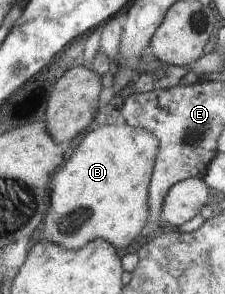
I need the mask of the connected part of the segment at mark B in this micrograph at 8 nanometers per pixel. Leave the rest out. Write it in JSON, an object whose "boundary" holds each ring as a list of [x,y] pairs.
{"boundary":[[[101,125],[91,130],[73,151],[71,158],[50,178],[51,206],[43,222],[41,237],[66,249],[79,250],[89,241],[97,239],[110,242],[115,250],[129,246],[148,230],[148,188],[158,150],[158,138],[141,127]]]}

